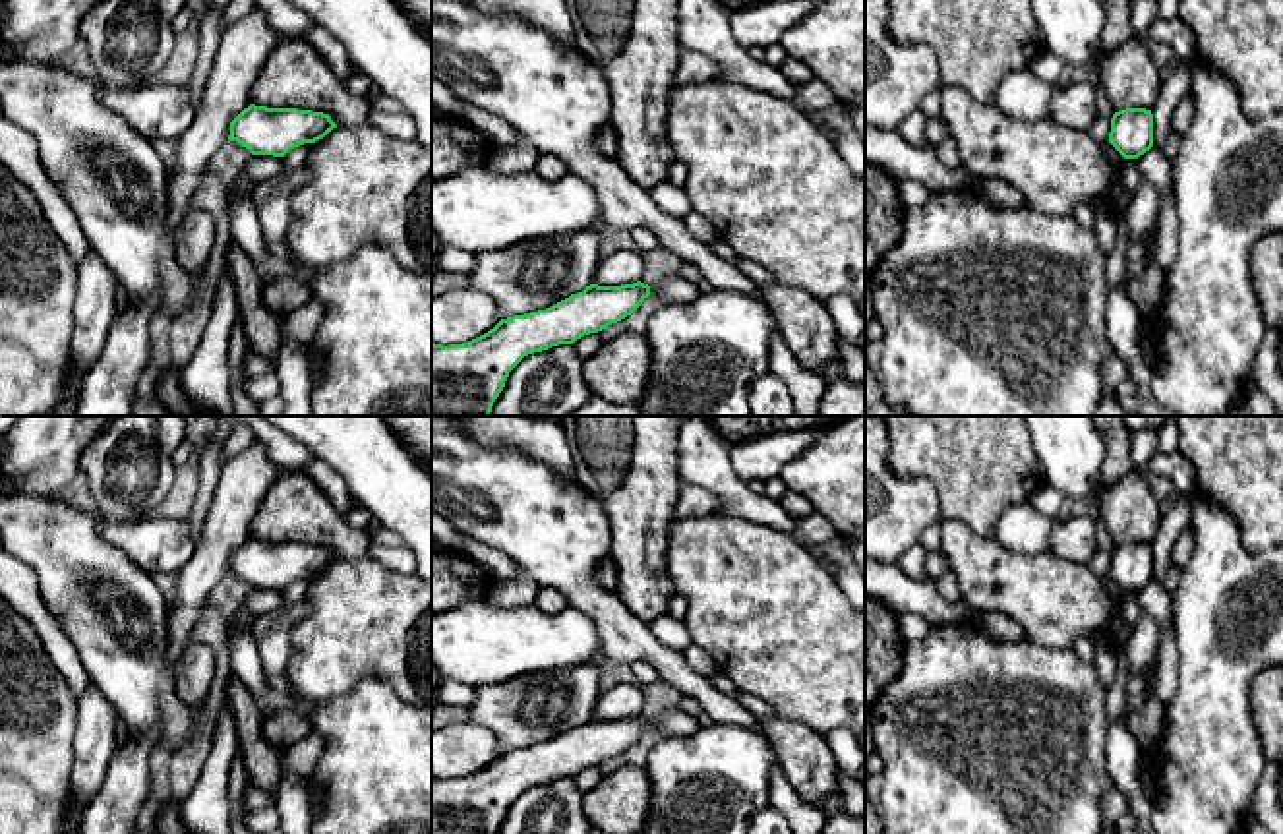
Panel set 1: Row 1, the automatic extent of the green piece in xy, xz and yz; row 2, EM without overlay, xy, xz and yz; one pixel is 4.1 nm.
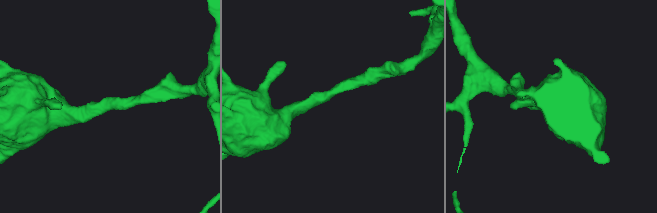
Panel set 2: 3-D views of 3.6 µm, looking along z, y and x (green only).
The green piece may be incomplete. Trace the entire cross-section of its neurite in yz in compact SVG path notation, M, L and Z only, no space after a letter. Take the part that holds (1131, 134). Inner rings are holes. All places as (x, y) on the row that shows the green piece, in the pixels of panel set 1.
M1146 108L1119 110L1111 118L1109 143L1124 157L1138 159L1153 147L1153 114Z

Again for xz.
M590 284L582 292L538 312L501 319L462 344L432 341L432 416L490 416L509 372L528 354L598 333L631 315L650 286Z

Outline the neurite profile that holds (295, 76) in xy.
M302 37L279 39L250 99L255 106L323 112L337 128L354 128L370 120L366 97L352 95Z

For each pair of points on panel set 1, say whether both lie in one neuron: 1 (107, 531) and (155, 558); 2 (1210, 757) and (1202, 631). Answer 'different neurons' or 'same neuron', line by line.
1: same neuron
2: same neuron

